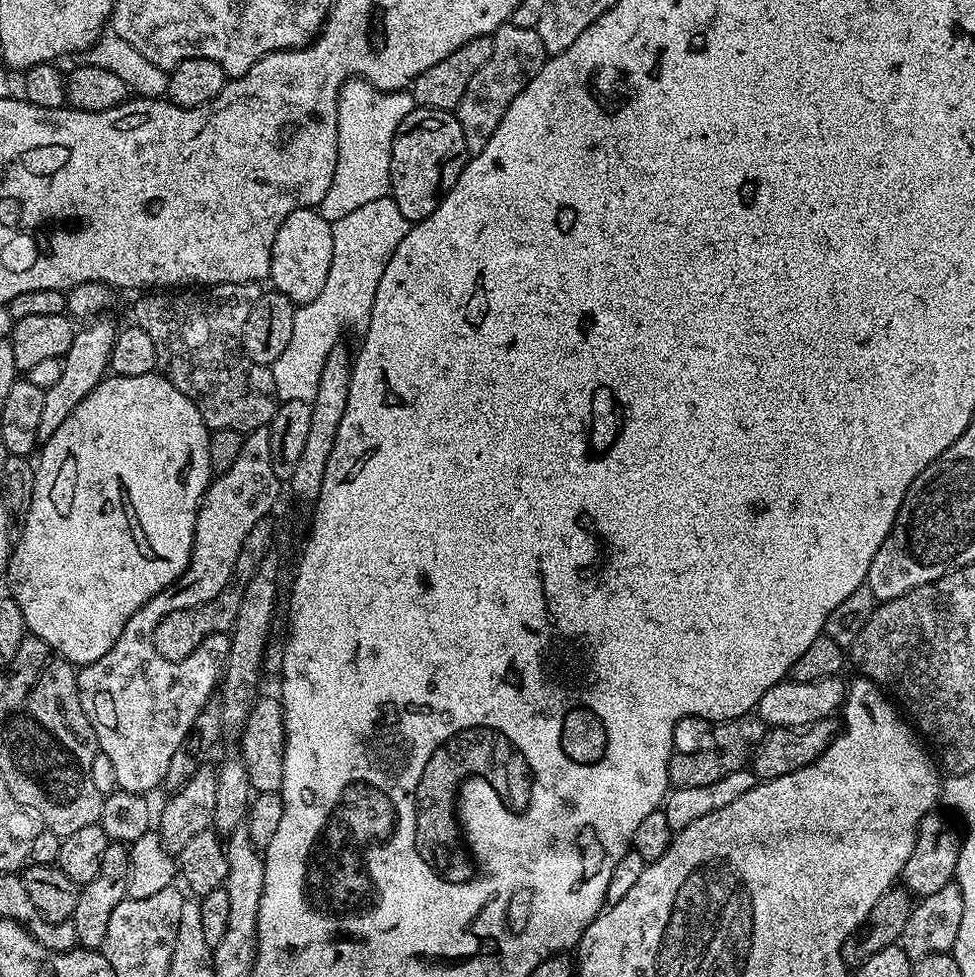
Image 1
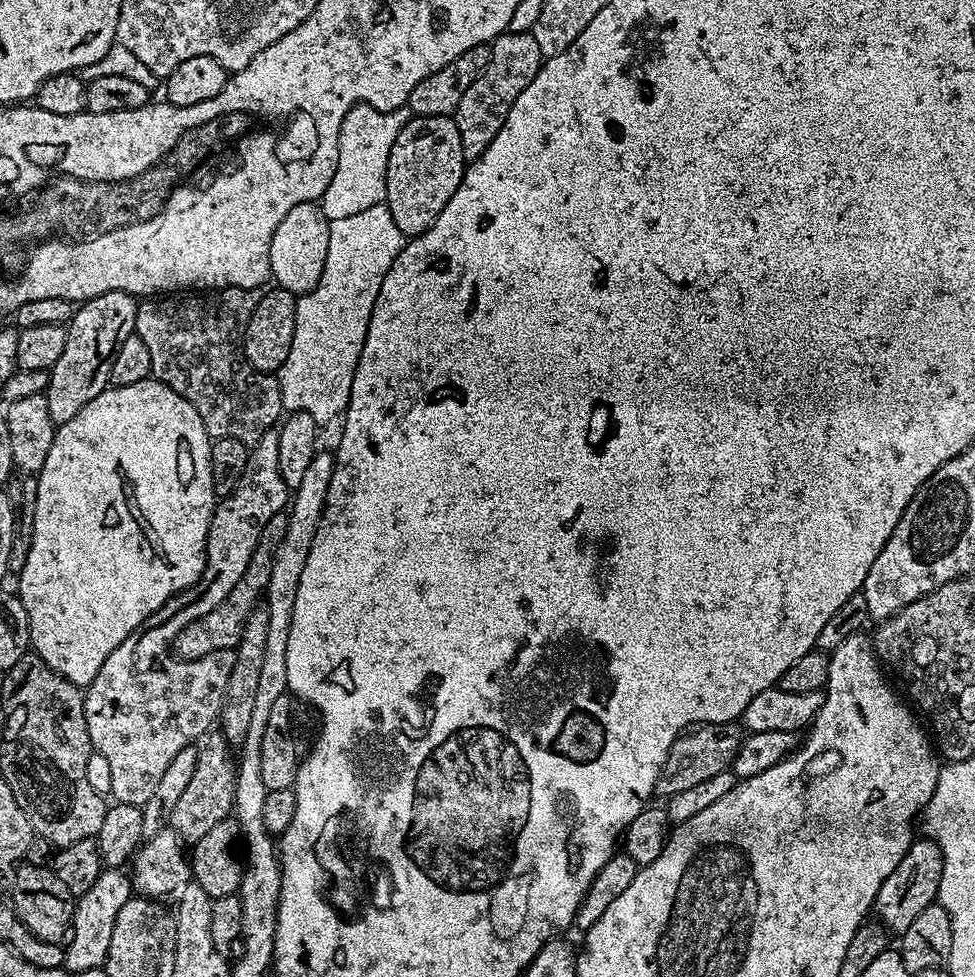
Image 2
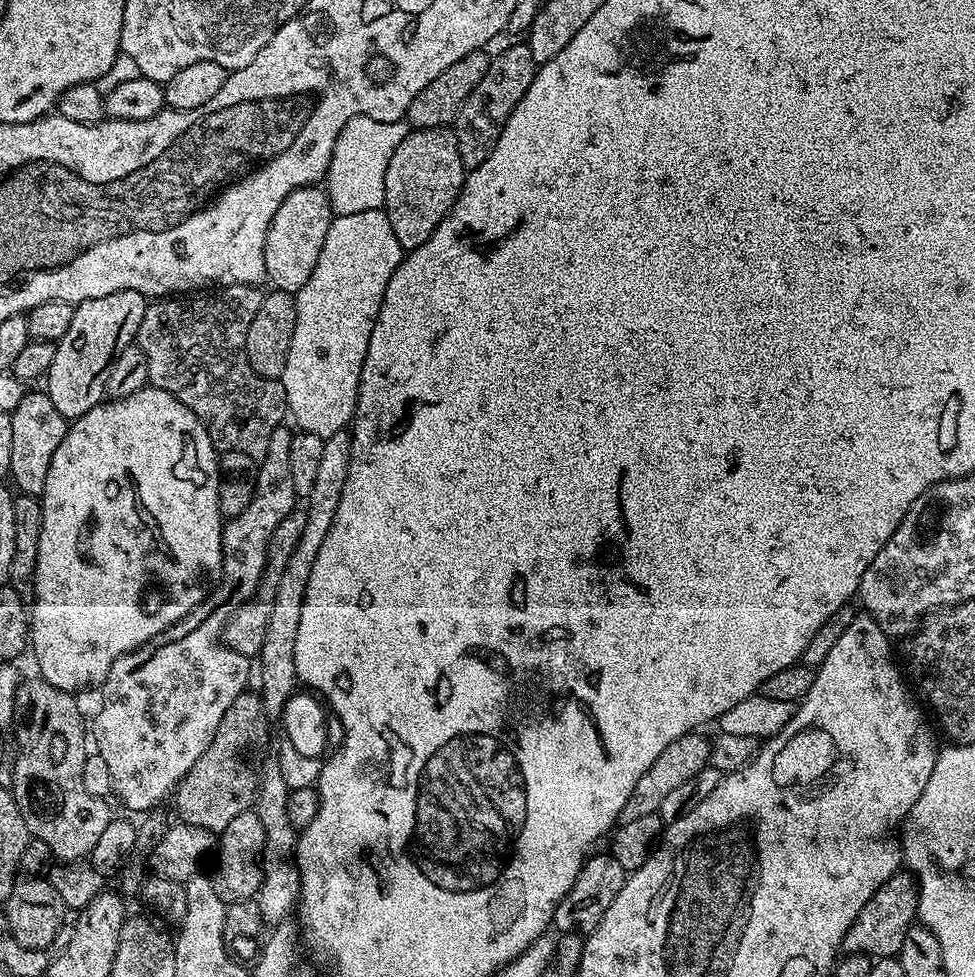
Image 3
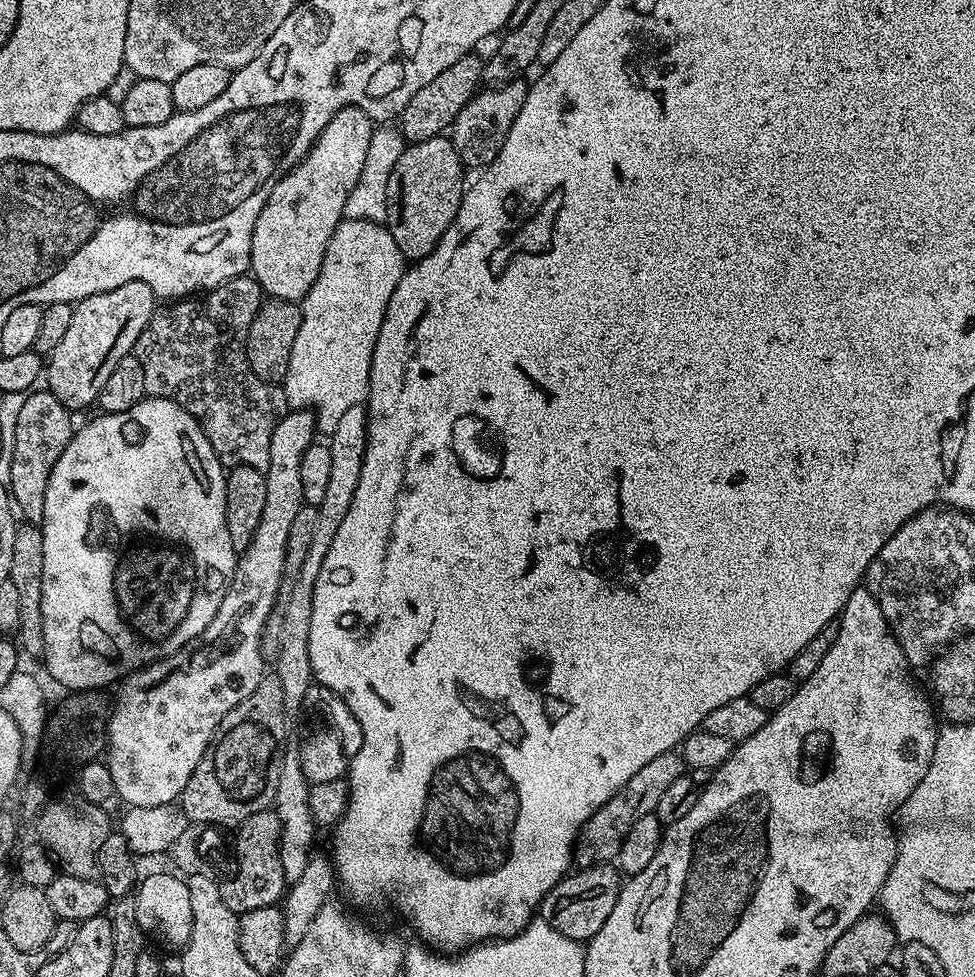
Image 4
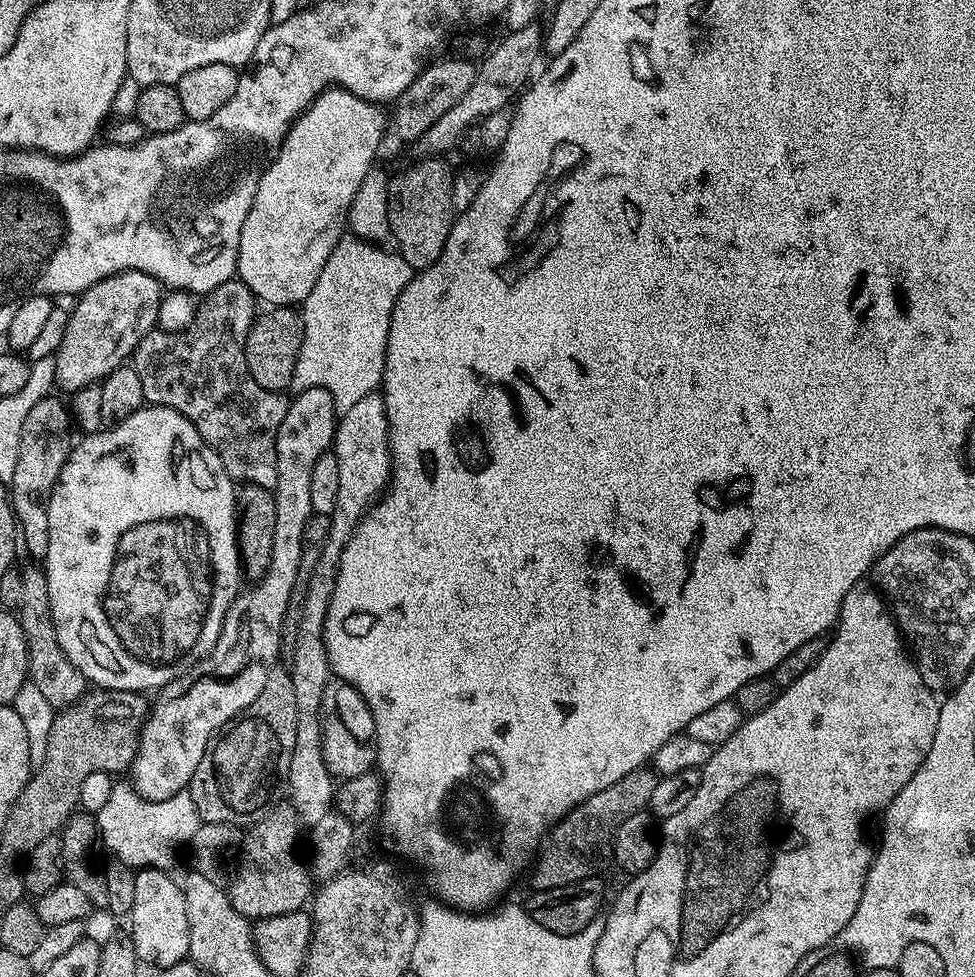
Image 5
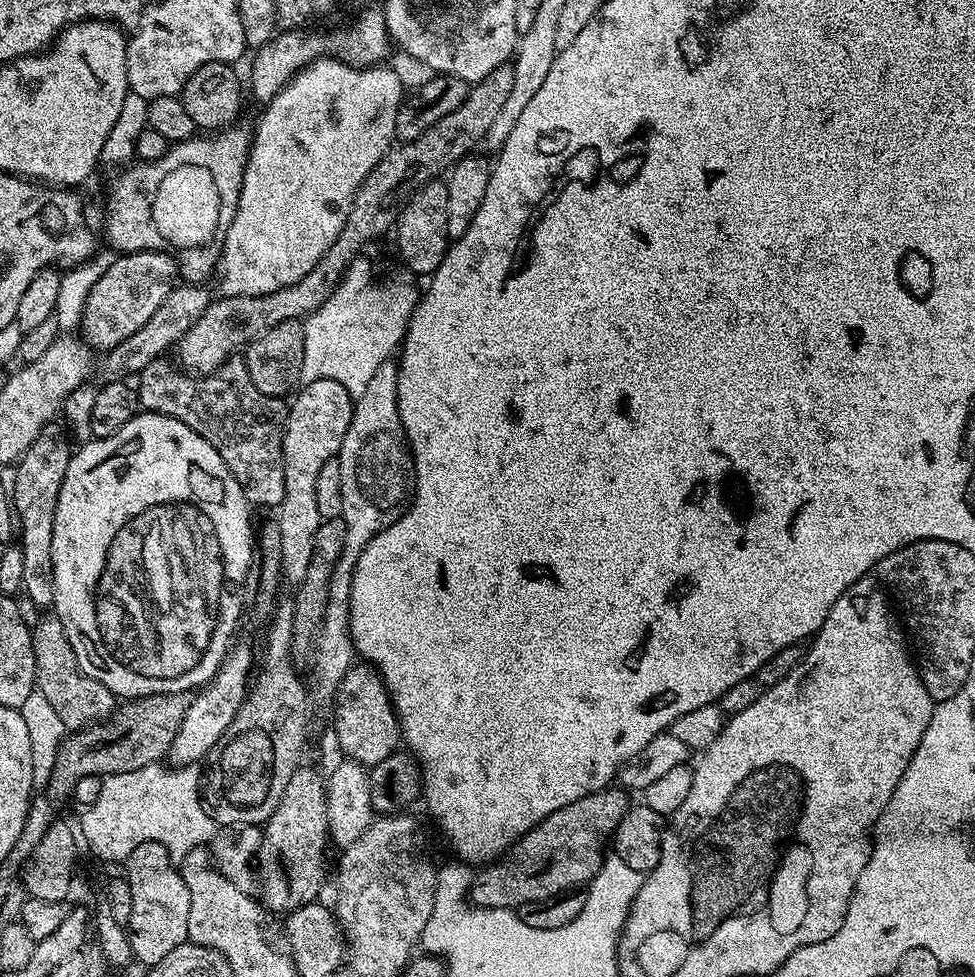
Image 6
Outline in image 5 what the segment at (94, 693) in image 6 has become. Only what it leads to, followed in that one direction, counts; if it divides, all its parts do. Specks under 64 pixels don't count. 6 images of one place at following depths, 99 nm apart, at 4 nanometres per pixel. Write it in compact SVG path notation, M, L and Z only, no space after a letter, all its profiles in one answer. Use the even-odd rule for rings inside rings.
M43 567L24 568L22 578L22 602L18 609L22 634L26 634L26 650L28 651L28 678L38 691L46 697L52 707L59 710L76 703L86 692L84 676L66 658L62 646L58 646L58 634L54 630L54 618L50 614L50 594L48 583L44 577Z

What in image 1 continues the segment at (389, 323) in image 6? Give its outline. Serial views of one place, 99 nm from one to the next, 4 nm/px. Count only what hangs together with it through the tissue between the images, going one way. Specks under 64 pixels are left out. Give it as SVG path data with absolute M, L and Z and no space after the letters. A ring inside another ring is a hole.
M391 195L374 198L358 210L350 210L346 218L331 221L334 234L334 258L330 258L330 274L326 274L326 287L314 302L297 307L294 314L294 331L286 350L271 364L277 397L285 400L307 400L318 394L318 382L326 362L337 351L340 339L347 328L363 325L372 312L378 282L386 262L398 250L398 242L406 238L410 221L398 210L398 202Z

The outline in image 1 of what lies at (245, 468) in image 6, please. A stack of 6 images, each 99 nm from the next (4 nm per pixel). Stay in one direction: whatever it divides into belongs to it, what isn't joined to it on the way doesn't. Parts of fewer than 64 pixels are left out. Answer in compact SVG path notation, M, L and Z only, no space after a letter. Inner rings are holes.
M259 283L213 284L199 290L152 290L132 308L135 327L146 330L154 342L157 369L169 382L202 414L209 429L238 430L245 434L271 424L278 397L272 369L267 364L259 364L250 359L242 346L242 326L246 326L254 302L262 294Z

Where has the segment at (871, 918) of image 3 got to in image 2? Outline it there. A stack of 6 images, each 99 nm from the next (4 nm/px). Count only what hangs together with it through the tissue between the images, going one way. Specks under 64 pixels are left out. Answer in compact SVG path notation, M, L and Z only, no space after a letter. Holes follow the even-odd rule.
M931 838L913 839L912 845L906 850L902 862L894 866L894 874L882 882L882 890L878 890L874 905L874 916L885 929L892 934L902 934L926 910L926 906L937 903L942 880L942 854L936 841Z

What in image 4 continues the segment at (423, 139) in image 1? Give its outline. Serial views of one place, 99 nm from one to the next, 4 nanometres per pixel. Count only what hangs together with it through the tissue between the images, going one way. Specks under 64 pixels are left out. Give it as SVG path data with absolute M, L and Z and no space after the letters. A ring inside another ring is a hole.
M447 135L426 138L405 147L386 185L386 227L394 242L398 242L405 261L426 258L426 254L438 246L442 234L446 234L458 214L466 187L464 175L466 169Z

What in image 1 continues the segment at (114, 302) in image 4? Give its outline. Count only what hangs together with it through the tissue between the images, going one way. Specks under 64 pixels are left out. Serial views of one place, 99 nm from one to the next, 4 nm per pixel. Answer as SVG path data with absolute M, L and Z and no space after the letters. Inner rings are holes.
M108 318L93 319L91 323L84 326L89 326L89 328L81 327L77 331L70 350L62 357L64 369L58 382L54 382L54 386L44 389L42 418L38 422L38 438L41 442L52 437L54 430L58 430L58 426L62 426L62 422L66 422L66 418L70 418L70 414L74 414L74 406L78 406L78 402L82 402L82 398L86 398L86 394L90 394L90 390L94 390L94 386L98 386L109 371L112 347L116 341L118 328L117 325L114 326L110 321L104 319Z

